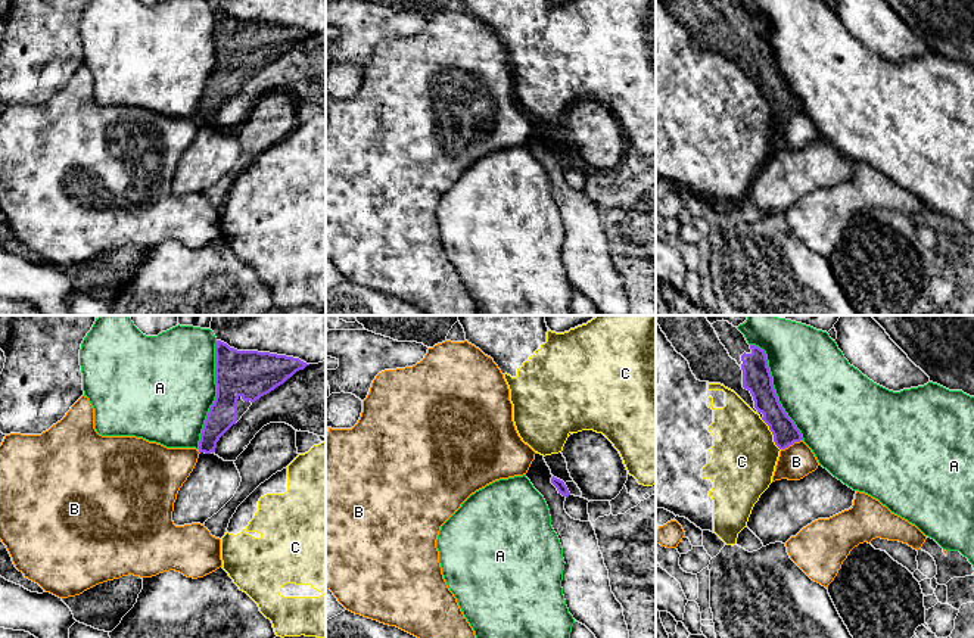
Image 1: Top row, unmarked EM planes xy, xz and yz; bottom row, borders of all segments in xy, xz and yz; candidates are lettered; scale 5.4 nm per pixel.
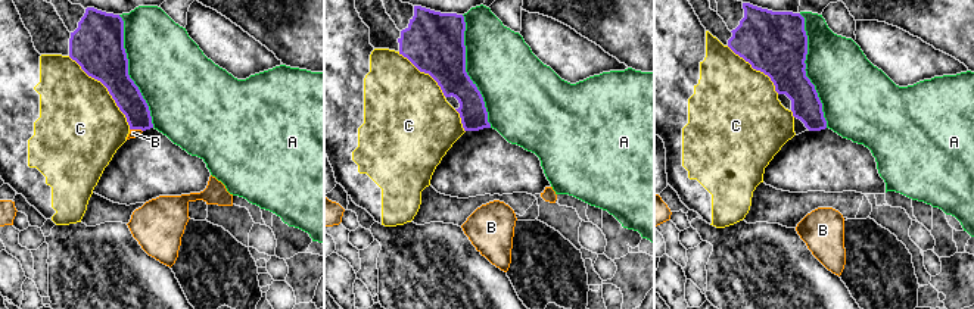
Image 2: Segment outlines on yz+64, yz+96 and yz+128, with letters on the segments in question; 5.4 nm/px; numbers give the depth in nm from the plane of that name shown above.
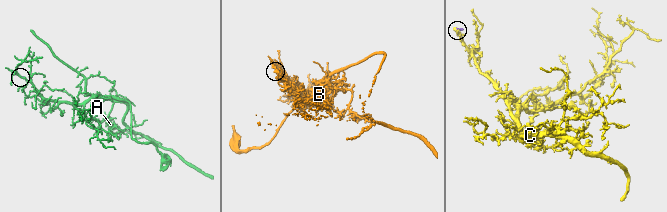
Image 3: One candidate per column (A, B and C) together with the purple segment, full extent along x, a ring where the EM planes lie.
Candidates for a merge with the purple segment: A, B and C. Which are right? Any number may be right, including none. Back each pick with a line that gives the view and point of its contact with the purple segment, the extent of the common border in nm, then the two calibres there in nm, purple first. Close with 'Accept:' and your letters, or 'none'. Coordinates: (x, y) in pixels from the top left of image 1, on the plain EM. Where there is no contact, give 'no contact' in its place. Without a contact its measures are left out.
Accept: none

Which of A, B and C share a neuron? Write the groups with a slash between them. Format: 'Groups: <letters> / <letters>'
Groups: A / B / C

